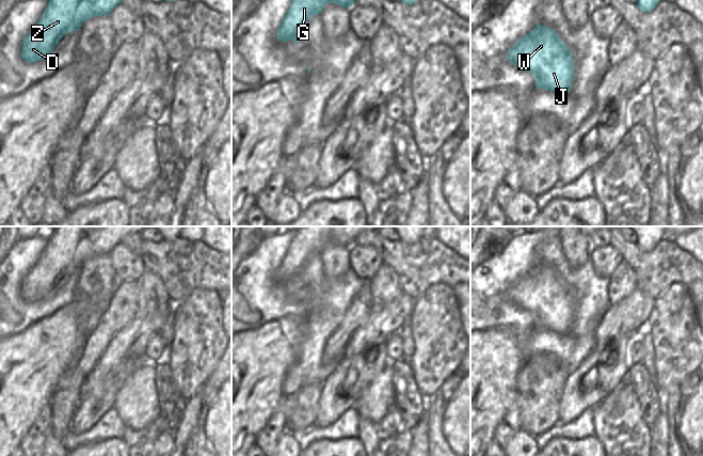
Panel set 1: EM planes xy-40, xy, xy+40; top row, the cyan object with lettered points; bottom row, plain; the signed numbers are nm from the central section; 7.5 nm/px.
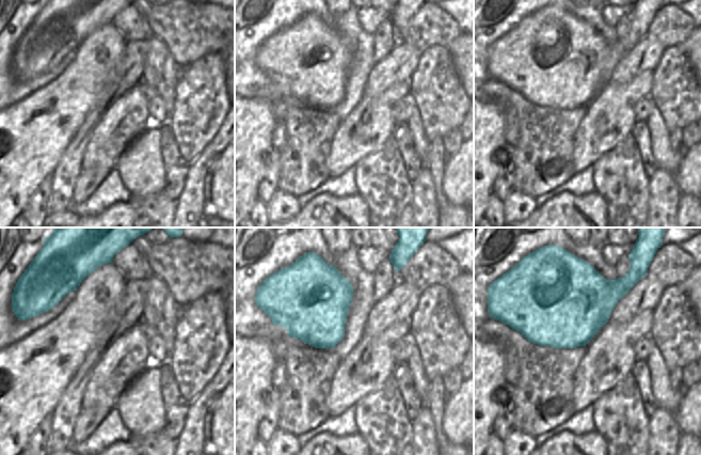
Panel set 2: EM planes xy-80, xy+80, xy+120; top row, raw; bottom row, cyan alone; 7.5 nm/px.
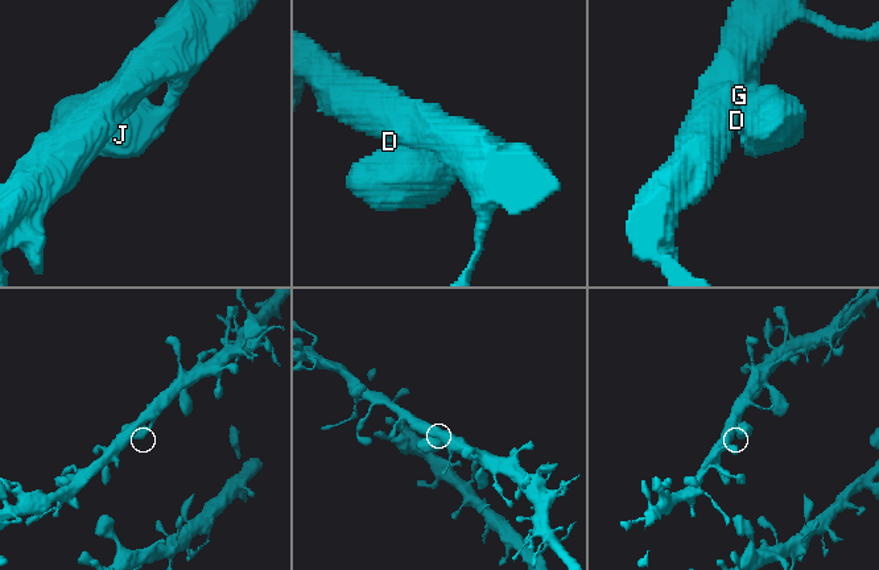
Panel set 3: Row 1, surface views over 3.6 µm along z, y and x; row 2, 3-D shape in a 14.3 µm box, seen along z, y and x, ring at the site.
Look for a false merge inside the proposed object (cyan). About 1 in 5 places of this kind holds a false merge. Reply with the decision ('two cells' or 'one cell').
one cell

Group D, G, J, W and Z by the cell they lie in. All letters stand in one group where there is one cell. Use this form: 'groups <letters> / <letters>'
groups D G J W Z

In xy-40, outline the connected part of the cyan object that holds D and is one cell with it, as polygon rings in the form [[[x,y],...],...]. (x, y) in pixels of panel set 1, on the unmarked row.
[[[59,226],[49,236],[41,258],[23,278],[21,297],[27,302],[46,298],[67,272],[79,270],[89,257],[109,255],[127,234],[139,234],[144,227],[148,226]]]

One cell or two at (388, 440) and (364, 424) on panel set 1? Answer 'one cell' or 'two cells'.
one cell

